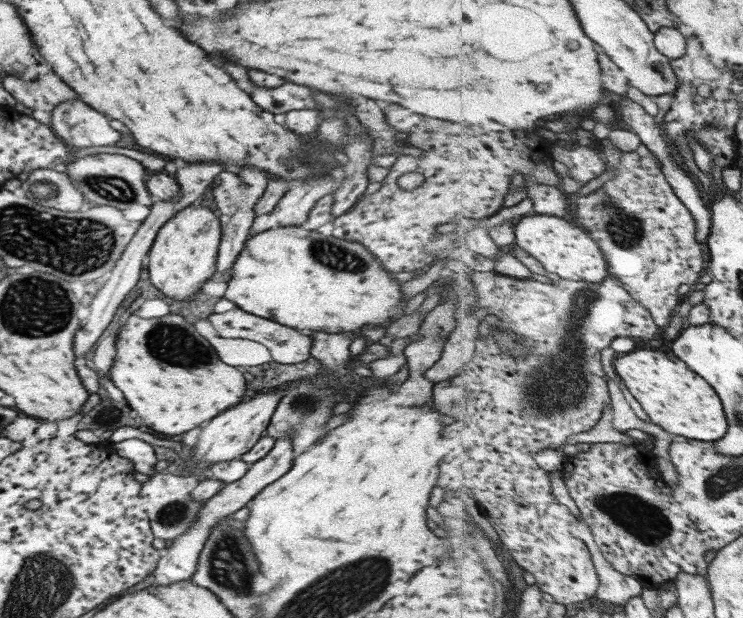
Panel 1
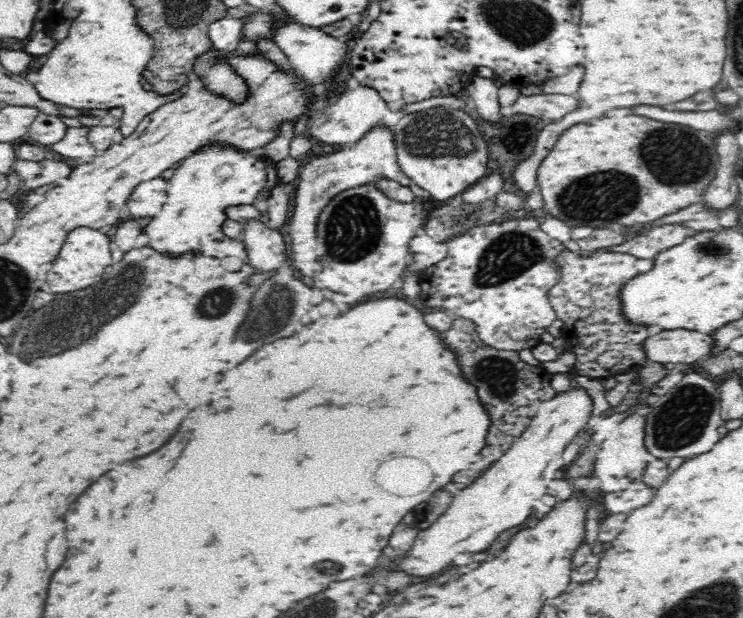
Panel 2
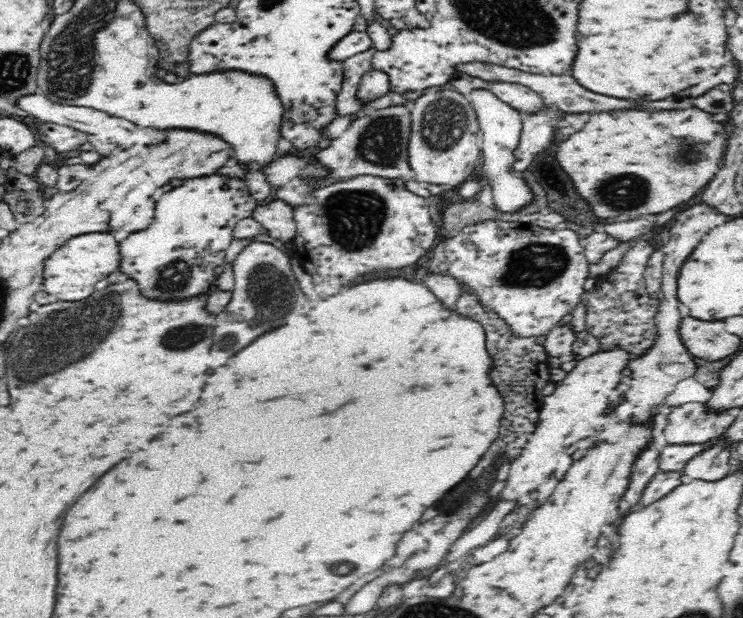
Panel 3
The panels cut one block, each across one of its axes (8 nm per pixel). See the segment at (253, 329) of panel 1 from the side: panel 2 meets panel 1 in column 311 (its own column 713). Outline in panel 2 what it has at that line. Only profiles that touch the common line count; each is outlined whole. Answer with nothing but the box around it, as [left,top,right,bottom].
[642,329,714,364]

